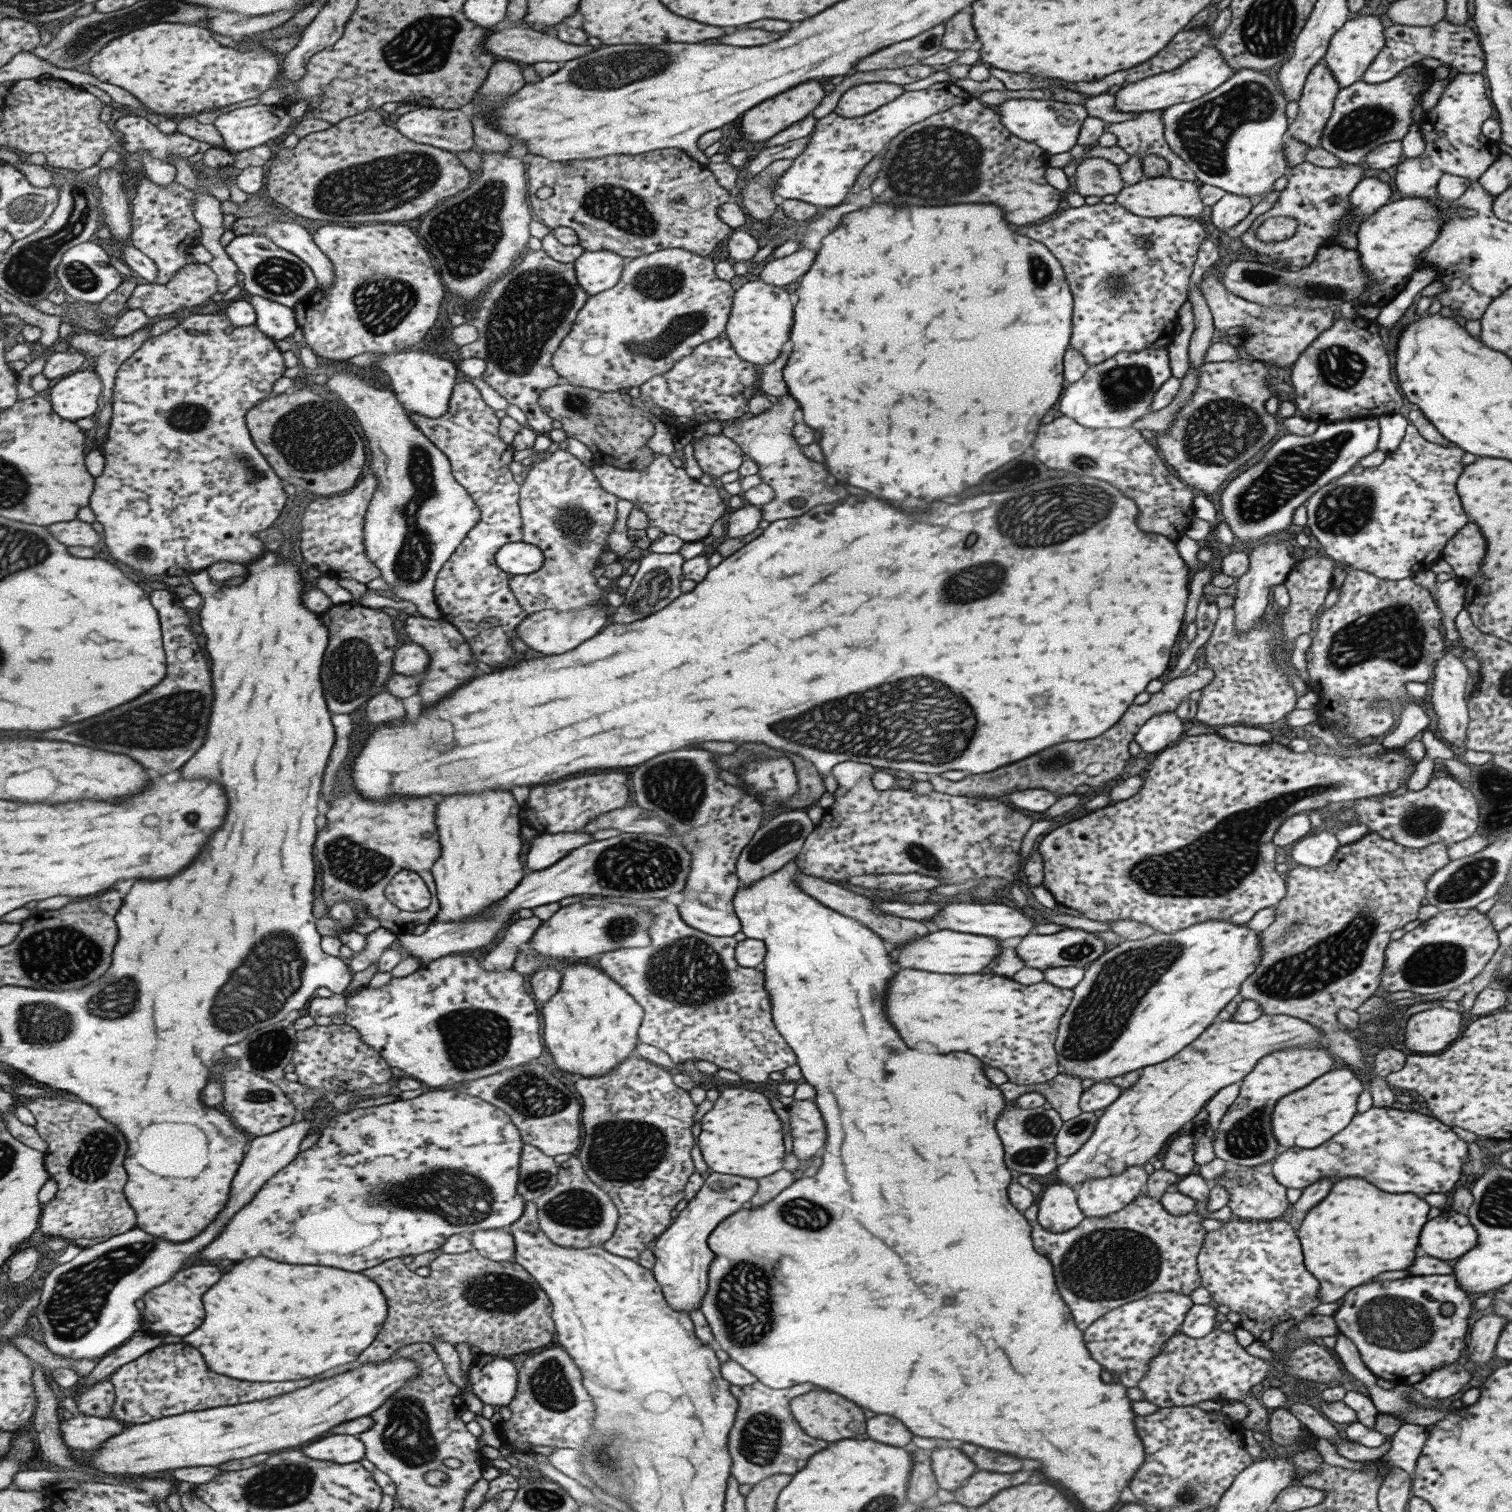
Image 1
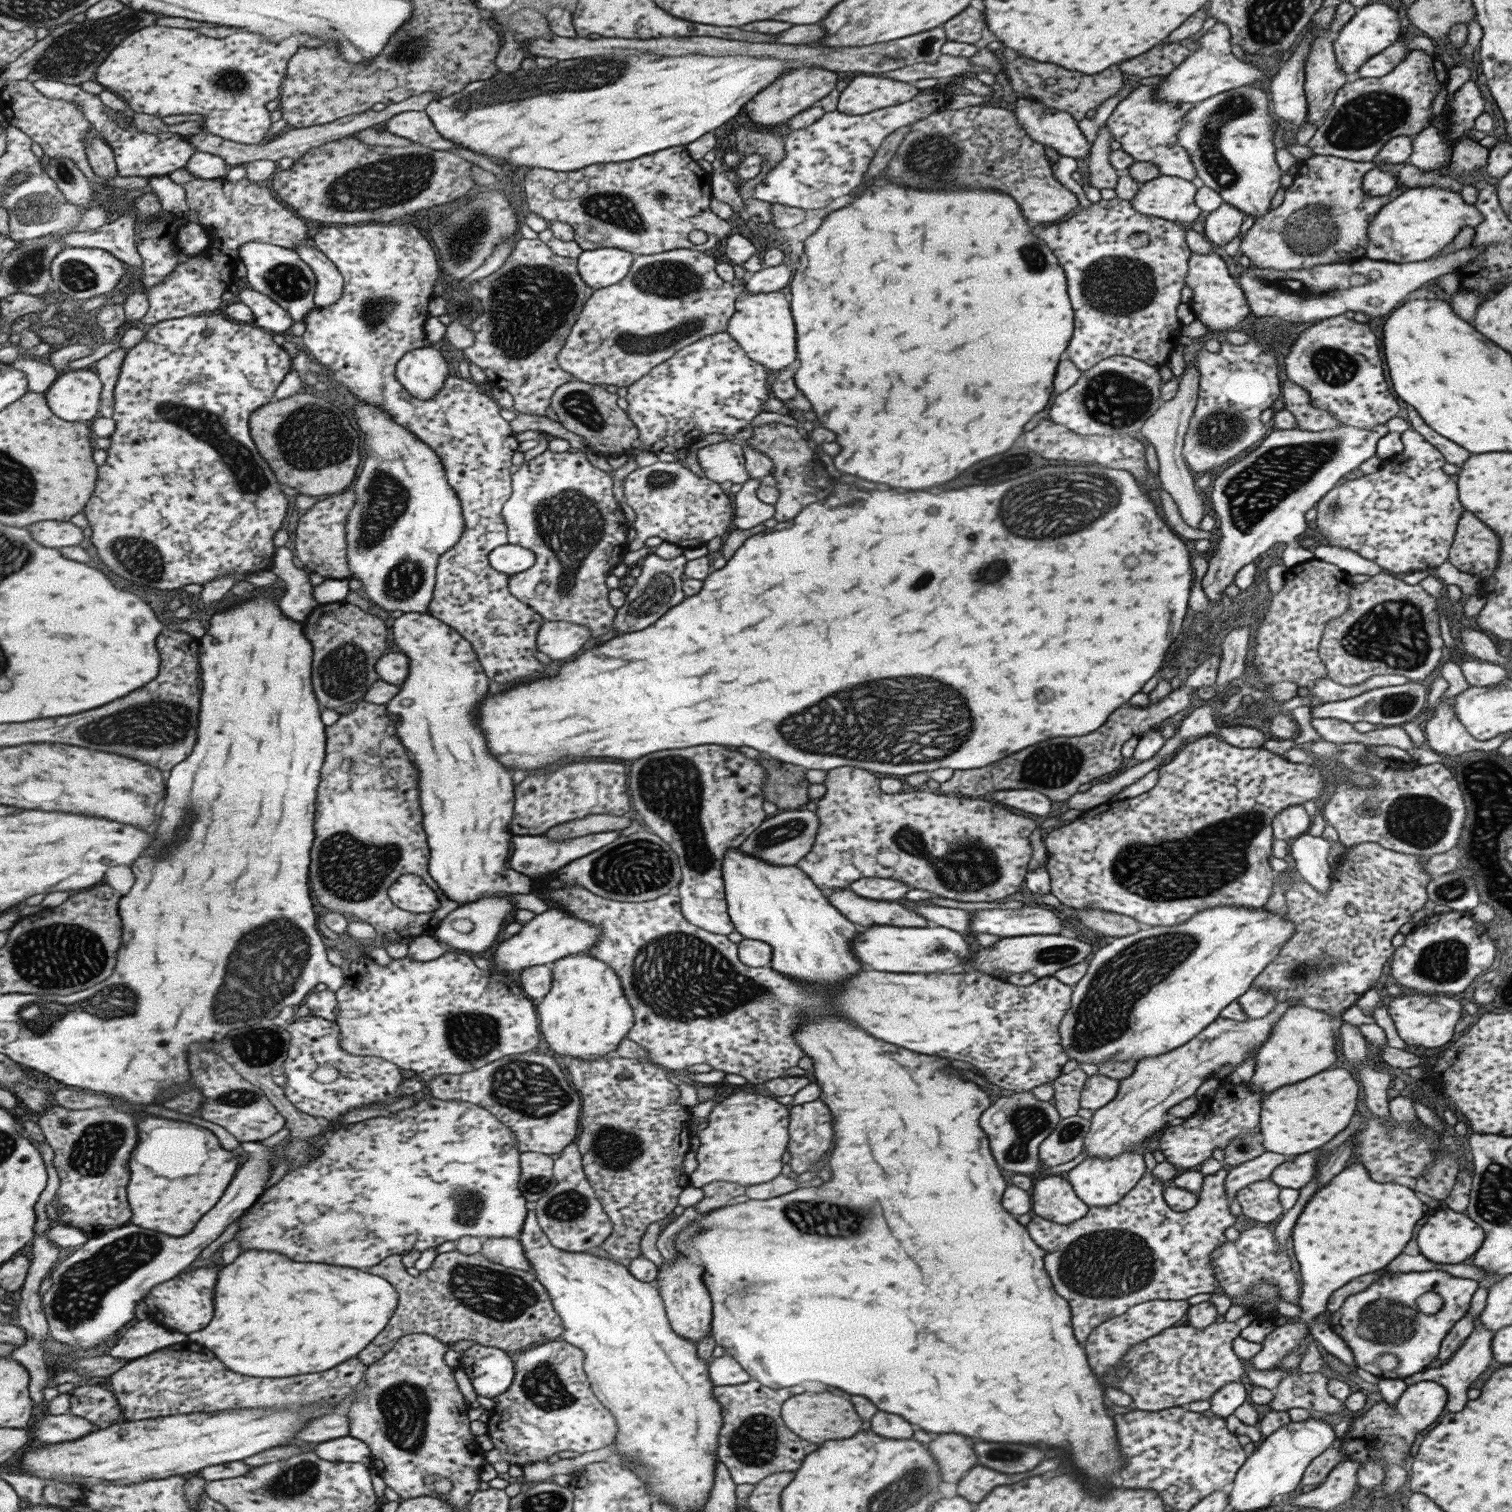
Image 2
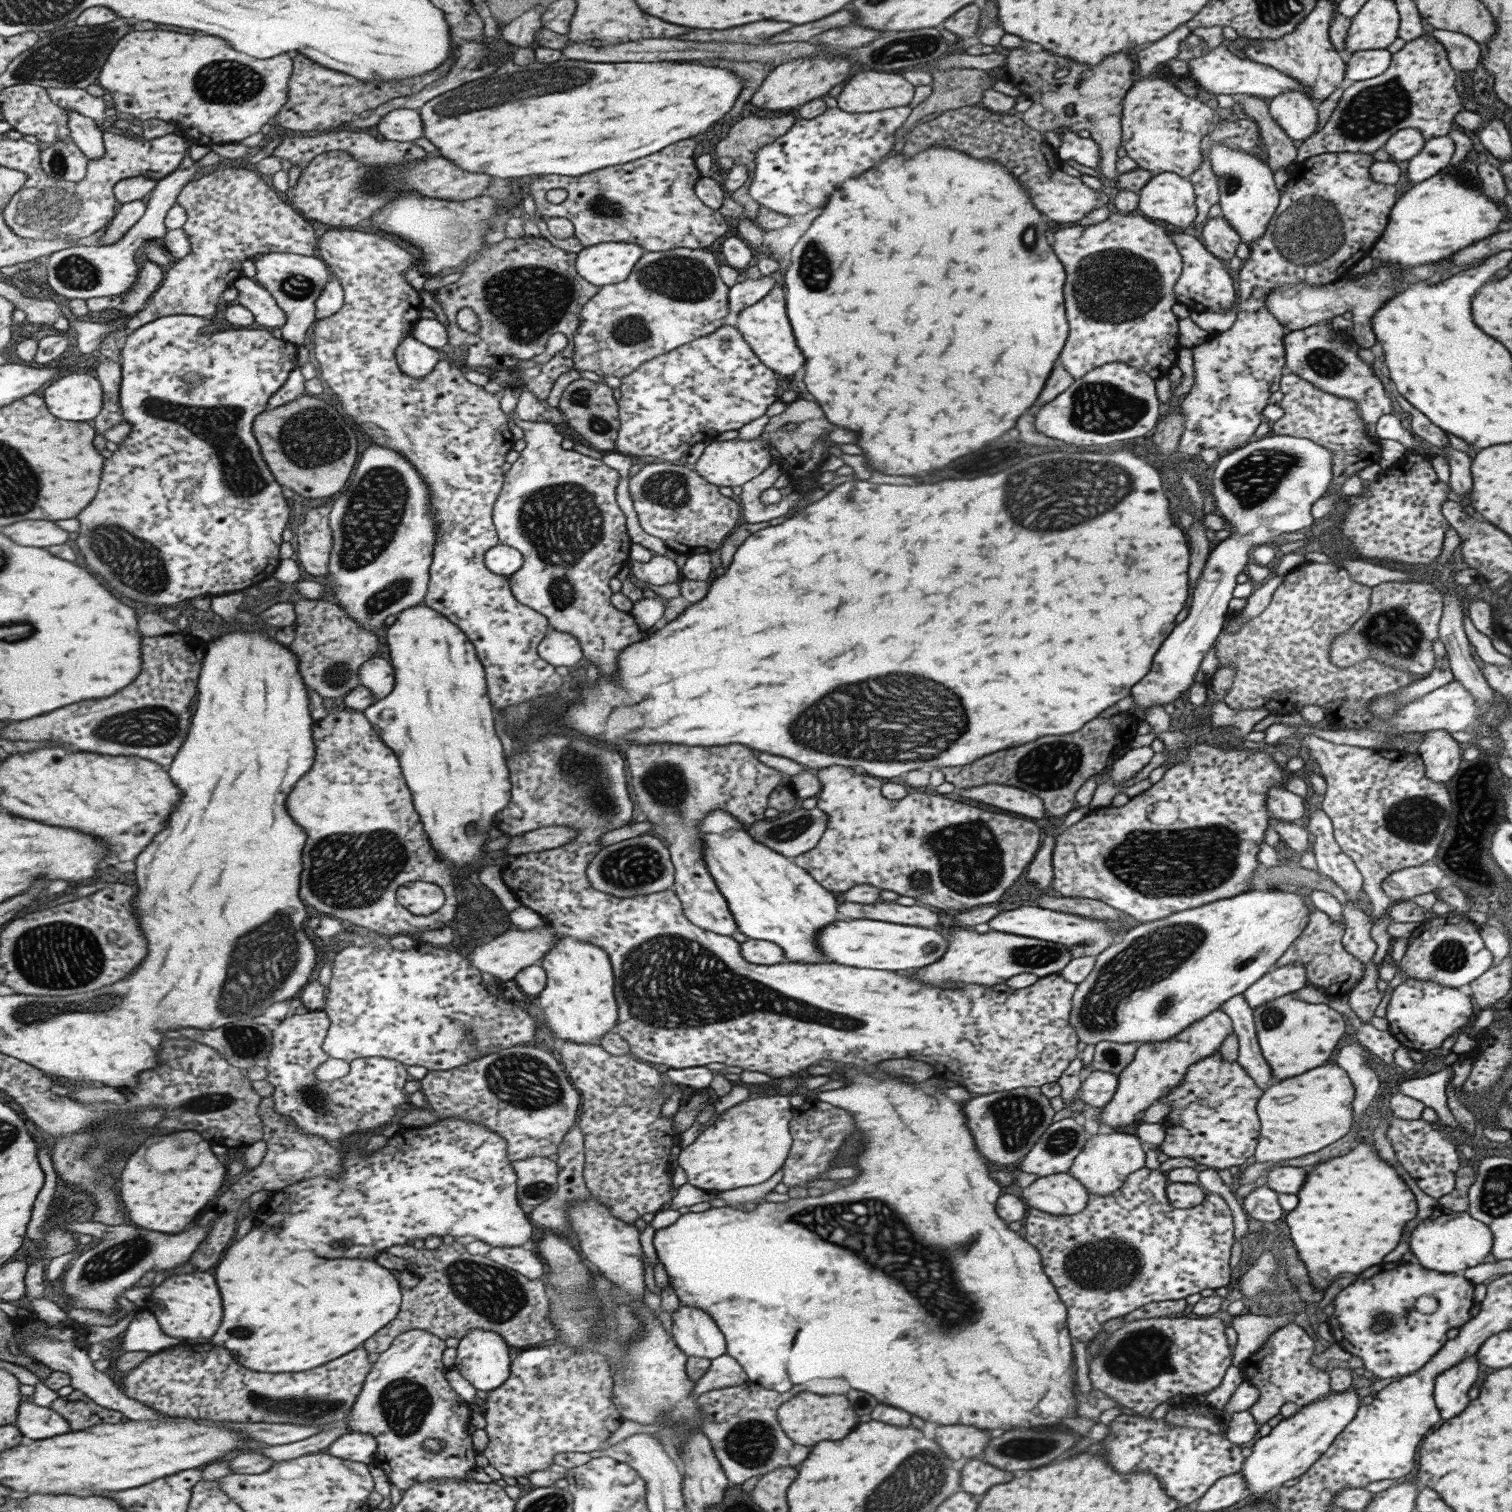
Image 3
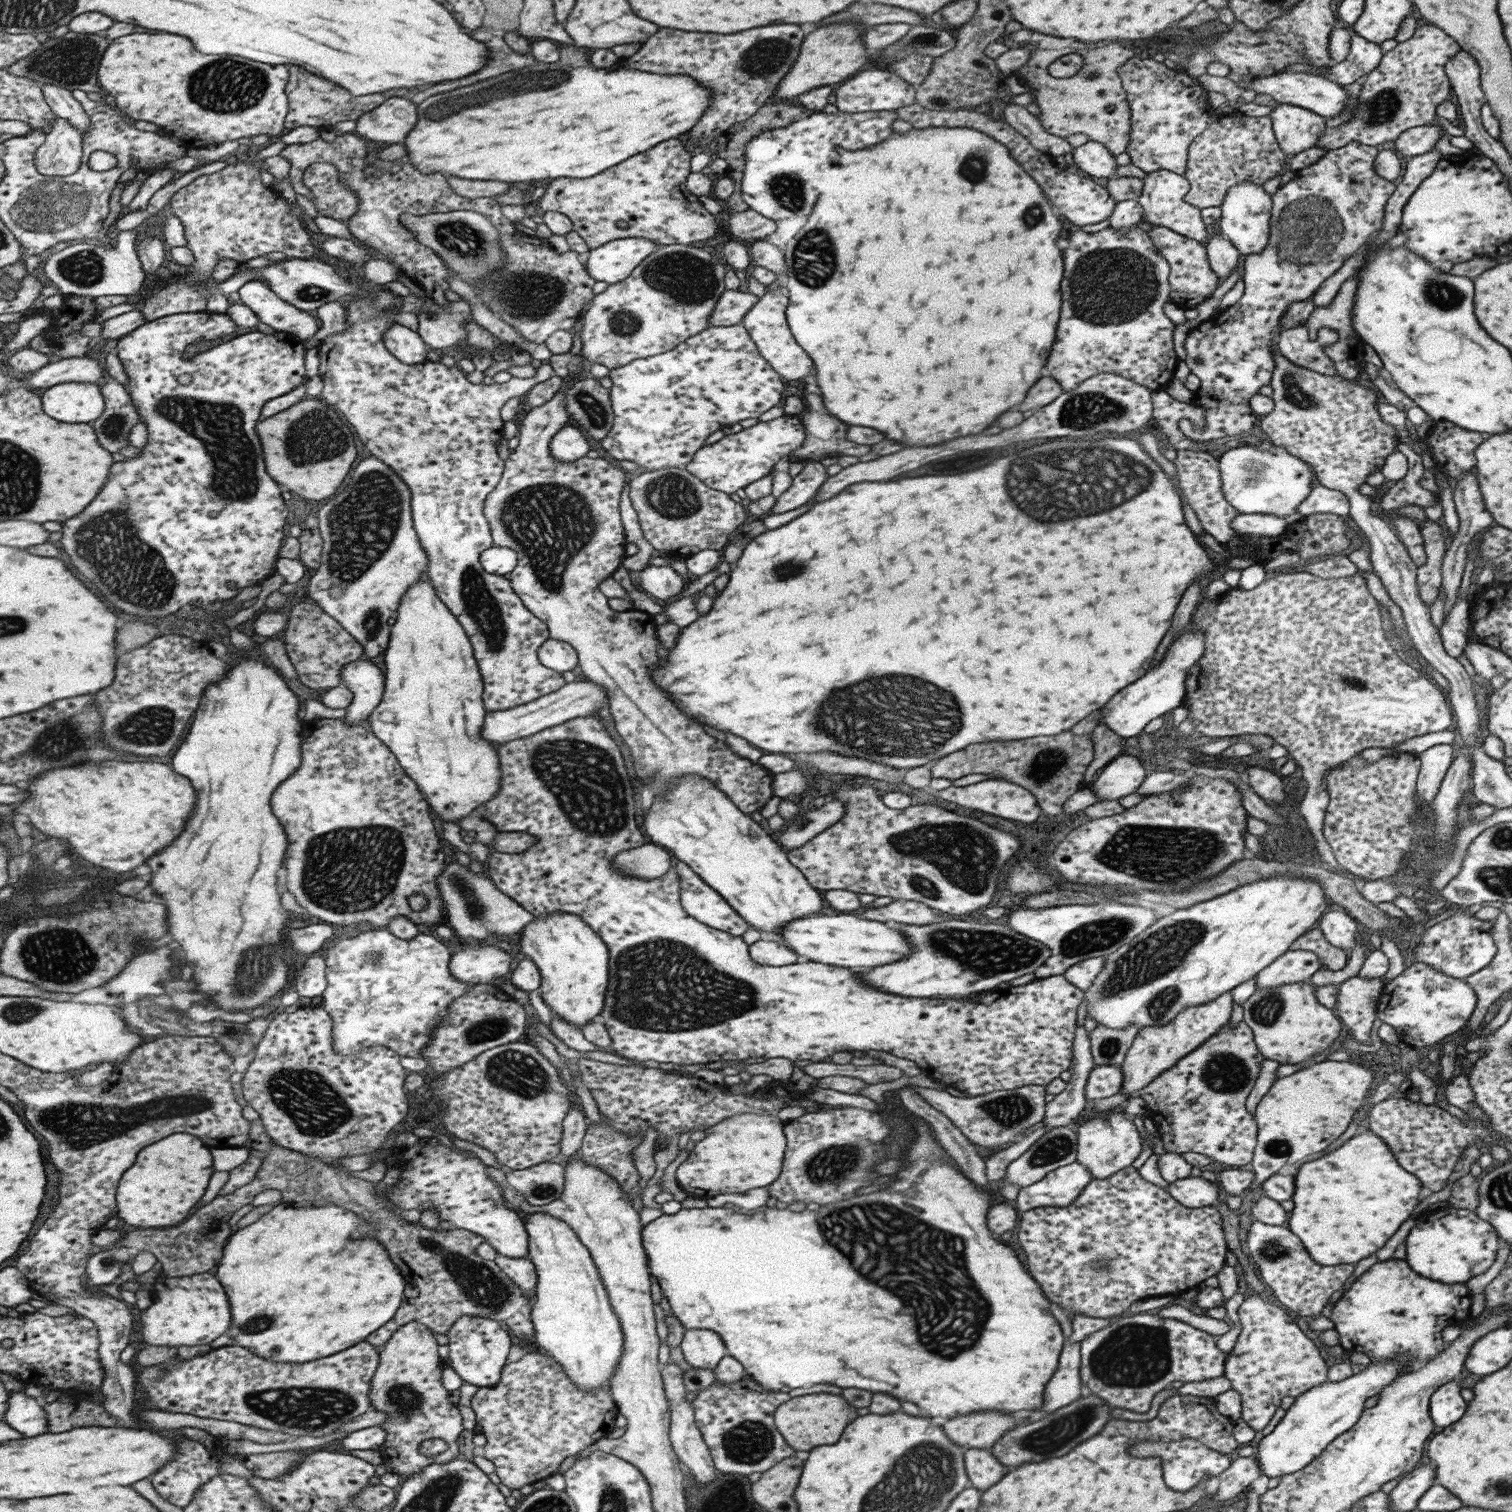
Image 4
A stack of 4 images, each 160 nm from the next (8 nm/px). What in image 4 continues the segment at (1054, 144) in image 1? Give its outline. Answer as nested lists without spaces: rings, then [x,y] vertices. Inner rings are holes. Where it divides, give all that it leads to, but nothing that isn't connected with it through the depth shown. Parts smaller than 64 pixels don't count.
[[[1092,140],[1072,149],[1073,170],[1092,178],[1110,178],[1118,165],[1114,156],[1102,145]]]

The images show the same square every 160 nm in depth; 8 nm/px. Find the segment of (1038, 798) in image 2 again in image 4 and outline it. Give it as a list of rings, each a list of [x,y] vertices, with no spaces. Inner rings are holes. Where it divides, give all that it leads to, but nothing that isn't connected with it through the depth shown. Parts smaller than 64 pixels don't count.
[[[983,780],[977,784],[969,784],[969,786],[950,785],[943,790],[930,792],[937,801],[941,798],[945,802],[953,802],[969,810],[981,810],[985,814],[999,816],[1005,820],[1015,820],[1015,822],[1033,822],[1040,812],[1040,807],[1036,805],[1036,798],[1028,790],[1022,786],[1009,784],[1005,780]]]

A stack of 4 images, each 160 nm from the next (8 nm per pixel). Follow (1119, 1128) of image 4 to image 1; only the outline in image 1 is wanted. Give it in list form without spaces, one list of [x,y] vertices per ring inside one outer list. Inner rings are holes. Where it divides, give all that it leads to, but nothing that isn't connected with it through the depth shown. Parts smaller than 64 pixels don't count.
[[[1128,1166],[1116,1175],[1093,1177],[1075,1189],[1076,1202],[1084,1218],[1105,1218],[1125,1208],[1144,1192],[1148,1174],[1141,1166]]]

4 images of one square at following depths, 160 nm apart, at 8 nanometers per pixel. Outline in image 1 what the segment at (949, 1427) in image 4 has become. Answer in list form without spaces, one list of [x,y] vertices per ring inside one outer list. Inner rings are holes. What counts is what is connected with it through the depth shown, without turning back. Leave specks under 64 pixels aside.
[[[935,1447],[929,1450],[930,1467],[939,1489],[955,1490],[976,1470],[973,1461],[959,1448]]]

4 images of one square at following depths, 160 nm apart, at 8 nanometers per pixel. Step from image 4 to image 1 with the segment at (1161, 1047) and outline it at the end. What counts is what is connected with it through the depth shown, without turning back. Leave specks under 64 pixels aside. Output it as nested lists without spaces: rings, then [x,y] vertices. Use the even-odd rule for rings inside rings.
[[[1261,1013],[1259,1018],[1248,1023],[1216,1020],[1193,1042],[1176,1052],[1171,1058],[1140,1068],[1141,1074],[1137,1082],[1129,1088],[1123,1089],[1120,1095],[1103,1109],[1103,1113],[1097,1117],[1096,1125],[1089,1138],[1077,1151],[1068,1156],[1064,1163],[1058,1164],[1055,1169],[1058,1183],[1076,1189],[1085,1180],[1091,1180],[1093,1177],[1116,1175],[1128,1166],[1141,1167],[1151,1156],[1161,1152],[1161,1146],[1165,1146],[1177,1130],[1189,1127],[1191,1118],[1220,1088],[1229,1086],[1234,1082],[1239,1083],[1248,1072],[1251,1072],[1257,1060],[1268,1052],[1297,1046],[1317,1047],[1326,1050],[1326,1038],[1316,1026],[1287,1015]]]

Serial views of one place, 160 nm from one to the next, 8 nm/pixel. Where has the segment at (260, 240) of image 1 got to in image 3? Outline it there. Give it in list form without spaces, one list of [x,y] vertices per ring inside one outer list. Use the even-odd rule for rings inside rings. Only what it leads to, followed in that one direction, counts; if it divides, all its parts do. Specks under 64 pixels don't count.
[[[269,253],[255,262],[256,278],[259,285],[267,288],[278,304],[287,313],[288,322],[281,328],[282,337],[296,345],[305,344],[311,324],[318,320],[315,316],[316,302],[332,279],[332,271],[320,257],[302,256],[296,253]]]

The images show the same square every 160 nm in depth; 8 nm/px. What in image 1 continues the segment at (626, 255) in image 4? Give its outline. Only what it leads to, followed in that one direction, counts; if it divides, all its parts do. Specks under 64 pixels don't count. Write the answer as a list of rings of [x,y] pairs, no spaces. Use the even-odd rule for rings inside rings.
[[[584,251],[574,262],[574,275],[588,296],[612,288],[620,277],[626,259],[613,252]]]

